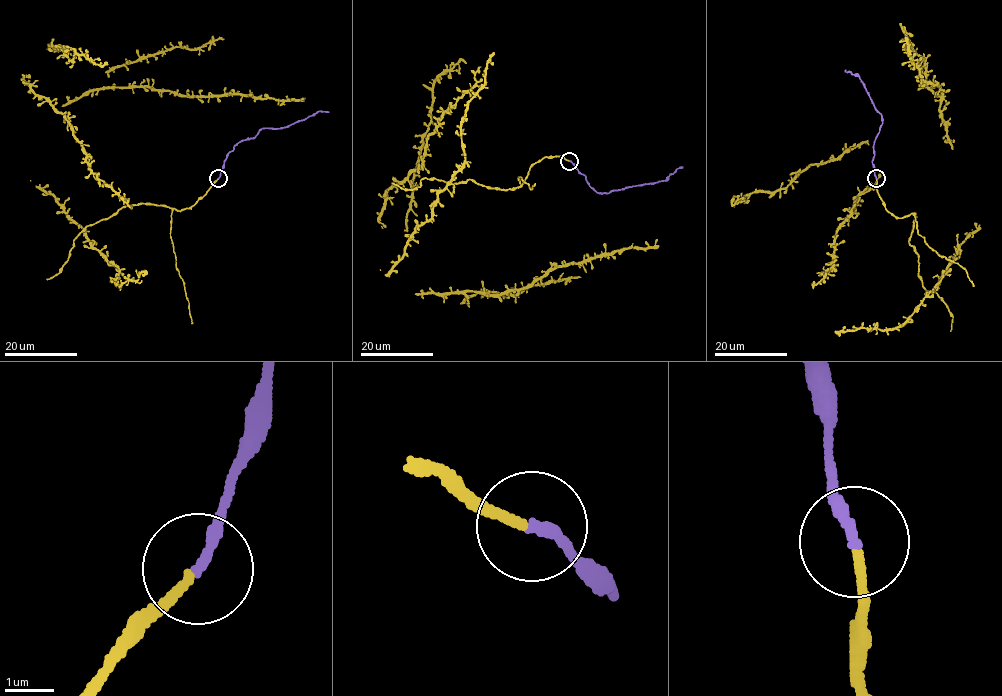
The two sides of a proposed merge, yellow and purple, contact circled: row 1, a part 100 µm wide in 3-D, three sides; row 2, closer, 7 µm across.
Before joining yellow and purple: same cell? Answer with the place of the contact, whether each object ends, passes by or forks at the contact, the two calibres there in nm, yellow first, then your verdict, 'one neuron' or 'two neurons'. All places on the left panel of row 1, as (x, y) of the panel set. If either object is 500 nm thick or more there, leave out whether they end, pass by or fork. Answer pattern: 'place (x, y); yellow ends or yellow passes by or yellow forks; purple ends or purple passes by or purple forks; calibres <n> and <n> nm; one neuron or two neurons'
place (218, 178); yellow ends; purple ends; calibres 180 and 240 nm; one neuron

